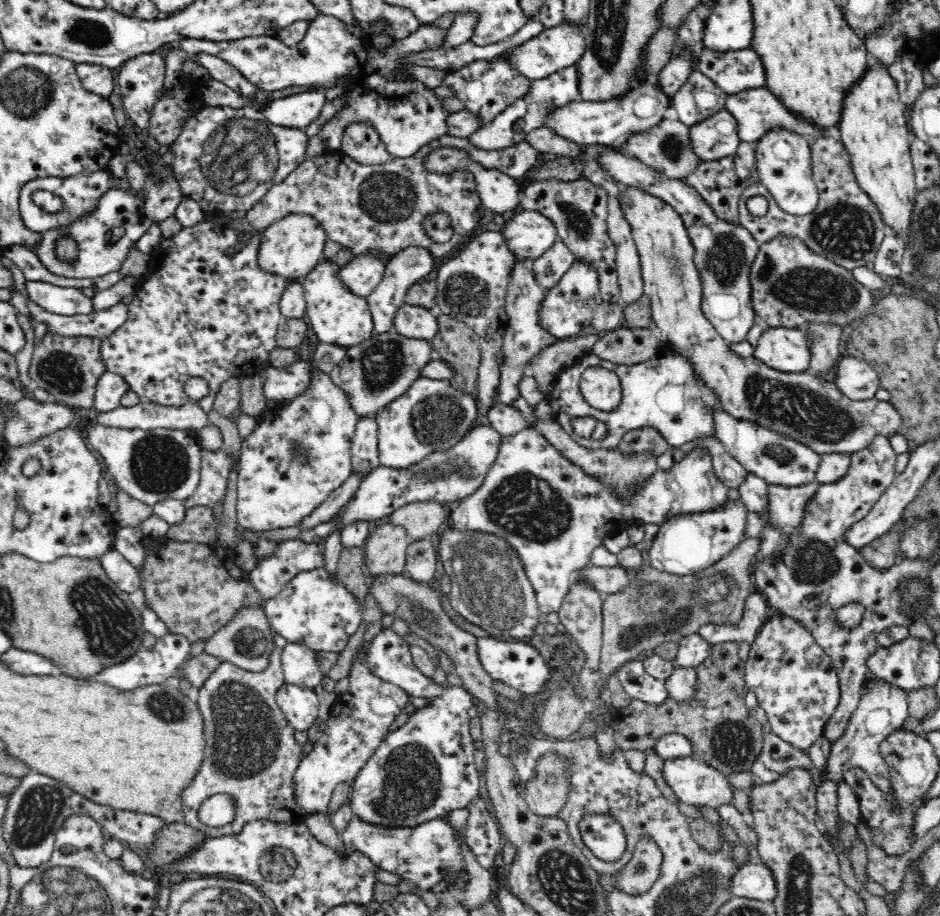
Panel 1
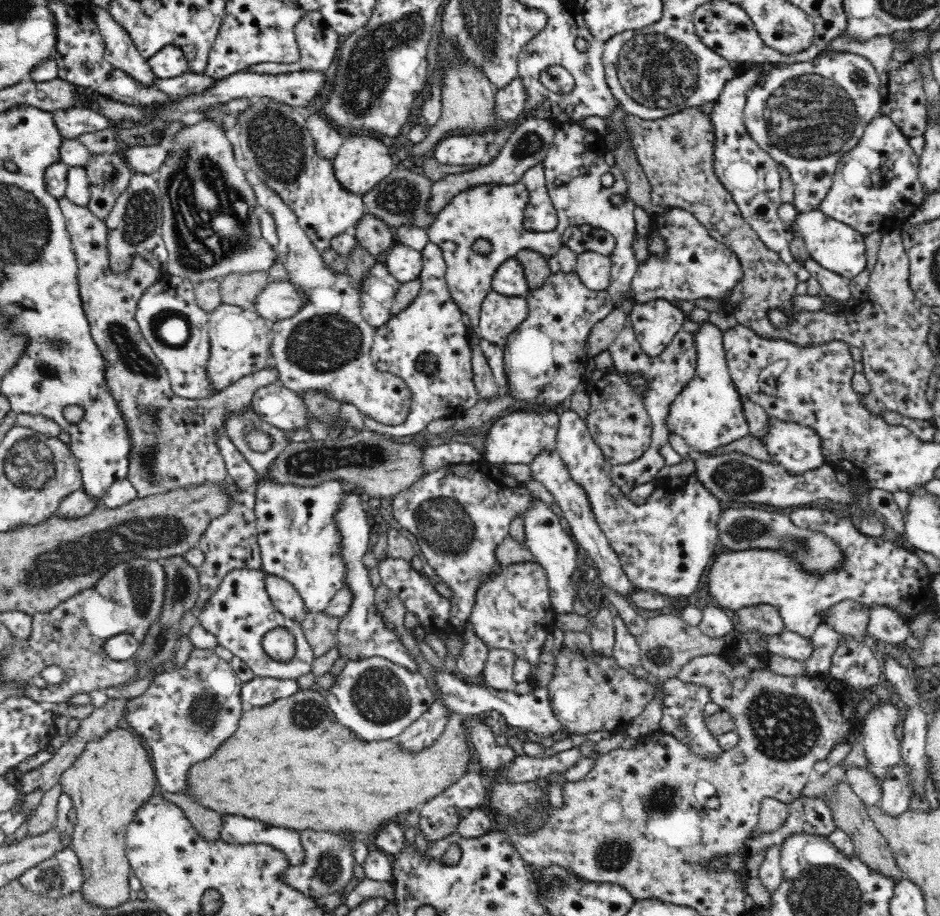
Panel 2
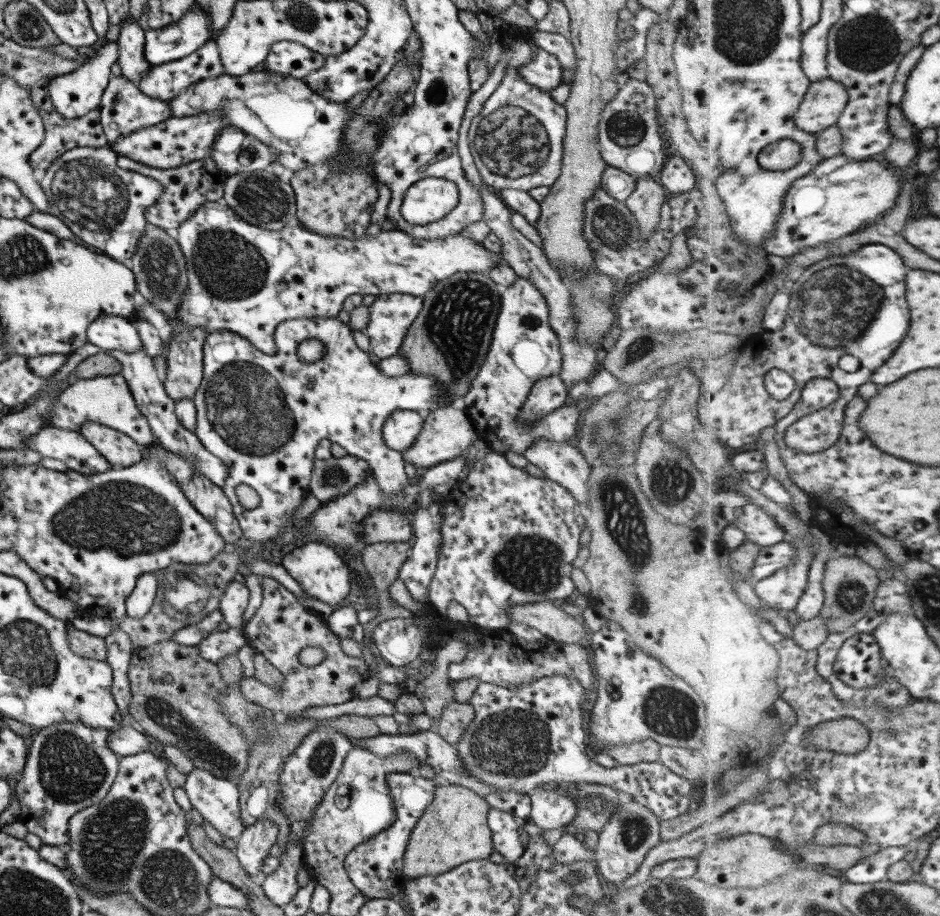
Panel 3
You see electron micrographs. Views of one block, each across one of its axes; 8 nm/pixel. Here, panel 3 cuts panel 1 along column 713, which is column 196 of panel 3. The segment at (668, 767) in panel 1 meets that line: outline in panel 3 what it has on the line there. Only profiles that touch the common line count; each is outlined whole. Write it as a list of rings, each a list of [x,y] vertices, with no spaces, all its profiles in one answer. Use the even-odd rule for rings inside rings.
[[[194,768],[185,775],[184,783],[182,788],[185,790],[191,807],[201,814],[203,820],[207,820],[215,830],[219,831],[221,836],[233,841],[239,840],[239,835],[245,826],[241,824],[236,782],[226,778],[217,778],[205,770]]]

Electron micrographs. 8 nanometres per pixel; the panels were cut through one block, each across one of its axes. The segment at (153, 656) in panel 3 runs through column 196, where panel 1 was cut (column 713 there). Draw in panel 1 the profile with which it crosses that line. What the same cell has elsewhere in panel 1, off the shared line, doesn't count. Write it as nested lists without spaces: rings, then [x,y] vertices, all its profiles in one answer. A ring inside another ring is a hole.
[[[735,642],[715,644],[712,656],[697,668],[698,684],[696,684],[696,696],[692,702],[677,704],[667,698],[662,706],[656,707],[649,706],[640,700],[633,700],[626,708],[615,708],[611,716],[611,728],[614,732],[616,748],[622,751],[646,751],[652,749],[662,736],[680,734],[690,740],[692,752],[698,759],[723,775],[751,772],[751,766],[762,752],[764,733],[761,723],[751,715],[751,711],[745,705],[745,698],[751,690],[746,687],[744,674],[746,674],[745,664],[739,658],[739,645]]]

